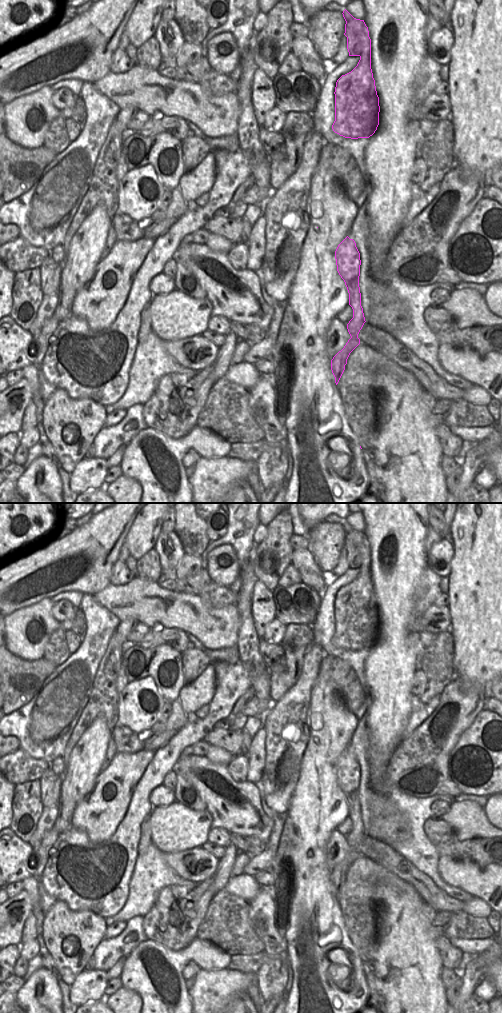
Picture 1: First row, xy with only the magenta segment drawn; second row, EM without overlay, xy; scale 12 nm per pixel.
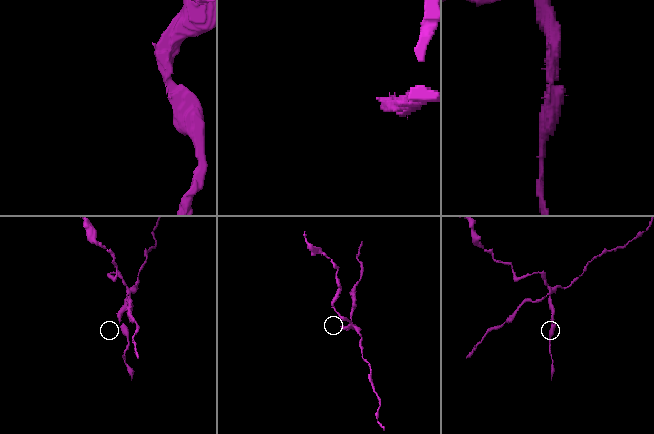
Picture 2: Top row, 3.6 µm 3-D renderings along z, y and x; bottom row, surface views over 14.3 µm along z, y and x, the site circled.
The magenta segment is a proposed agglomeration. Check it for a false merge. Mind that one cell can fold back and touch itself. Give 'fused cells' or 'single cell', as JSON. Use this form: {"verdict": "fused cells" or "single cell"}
{"verdict": "fused cells"}

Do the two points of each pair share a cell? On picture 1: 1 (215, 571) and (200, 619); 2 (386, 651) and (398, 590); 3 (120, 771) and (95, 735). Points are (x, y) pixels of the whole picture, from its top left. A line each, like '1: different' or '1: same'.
1: different
2: same
3: different

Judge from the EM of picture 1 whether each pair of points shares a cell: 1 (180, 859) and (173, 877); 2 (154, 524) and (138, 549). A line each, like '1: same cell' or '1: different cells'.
1: different cells
2: same cell

